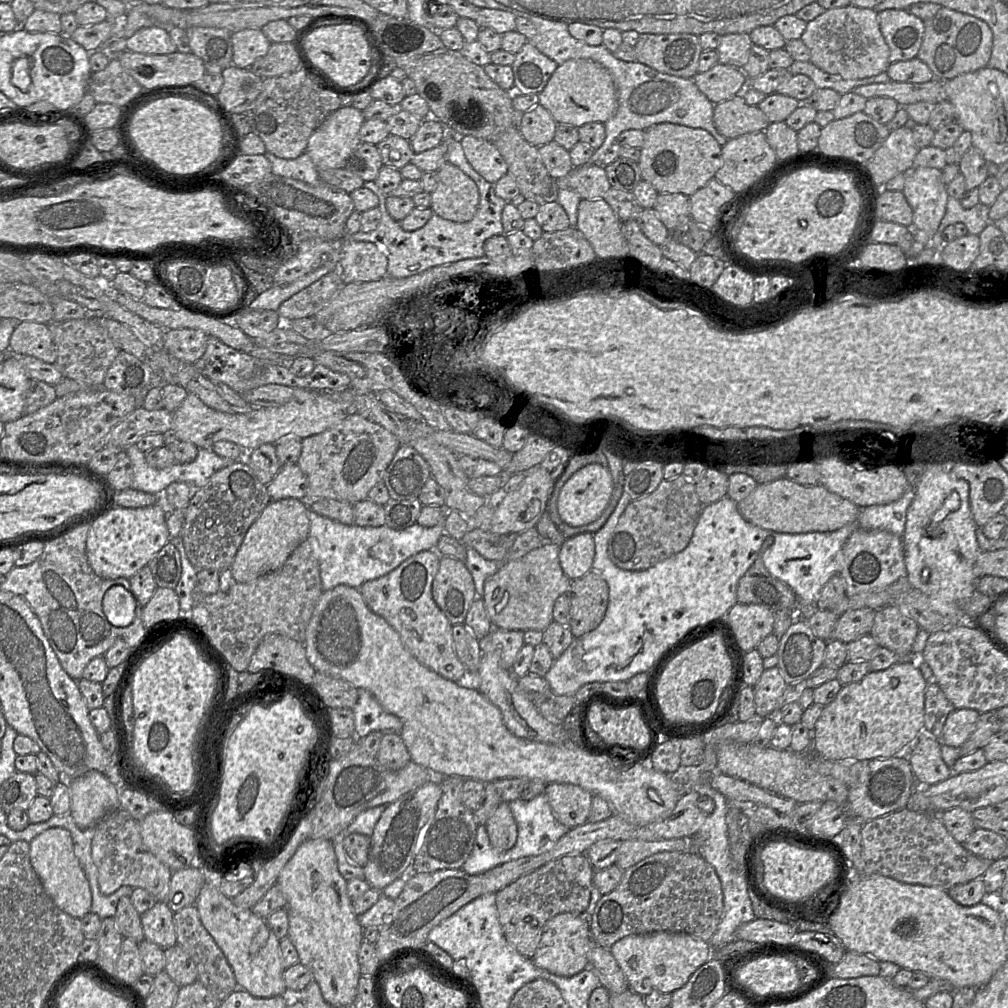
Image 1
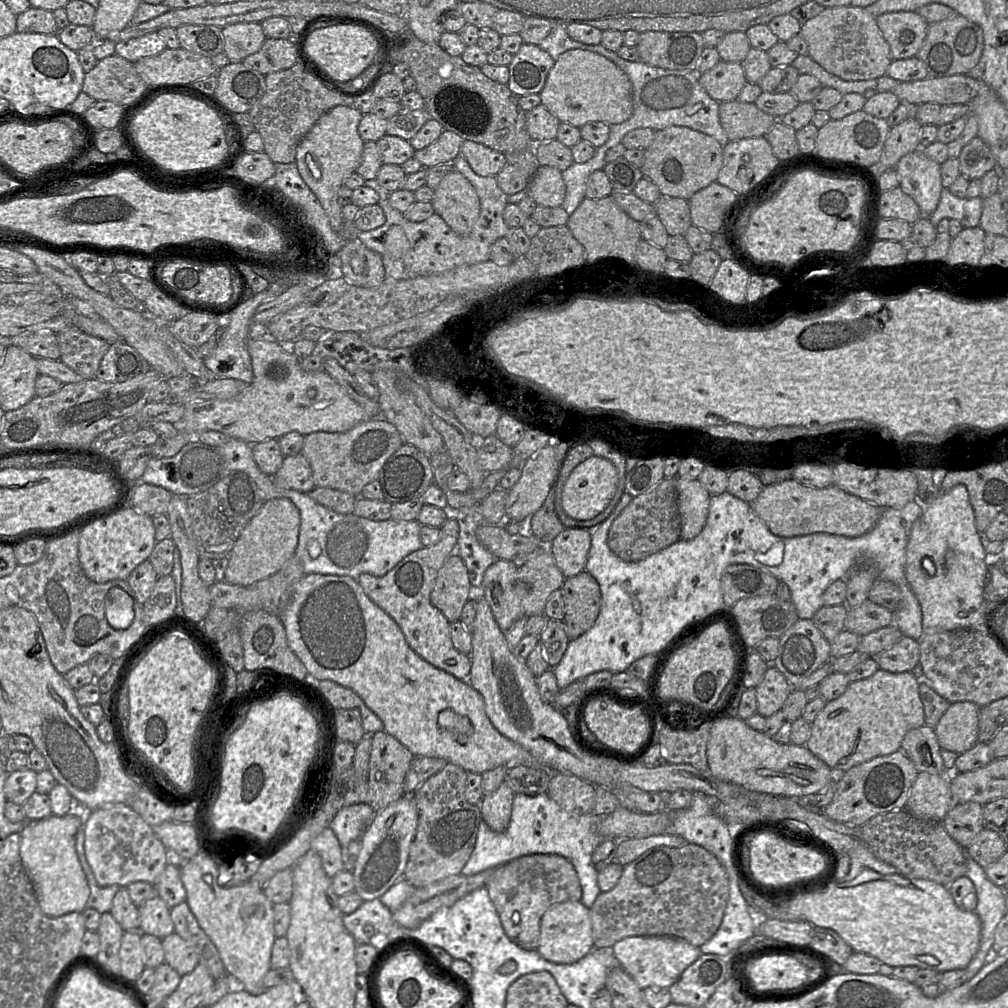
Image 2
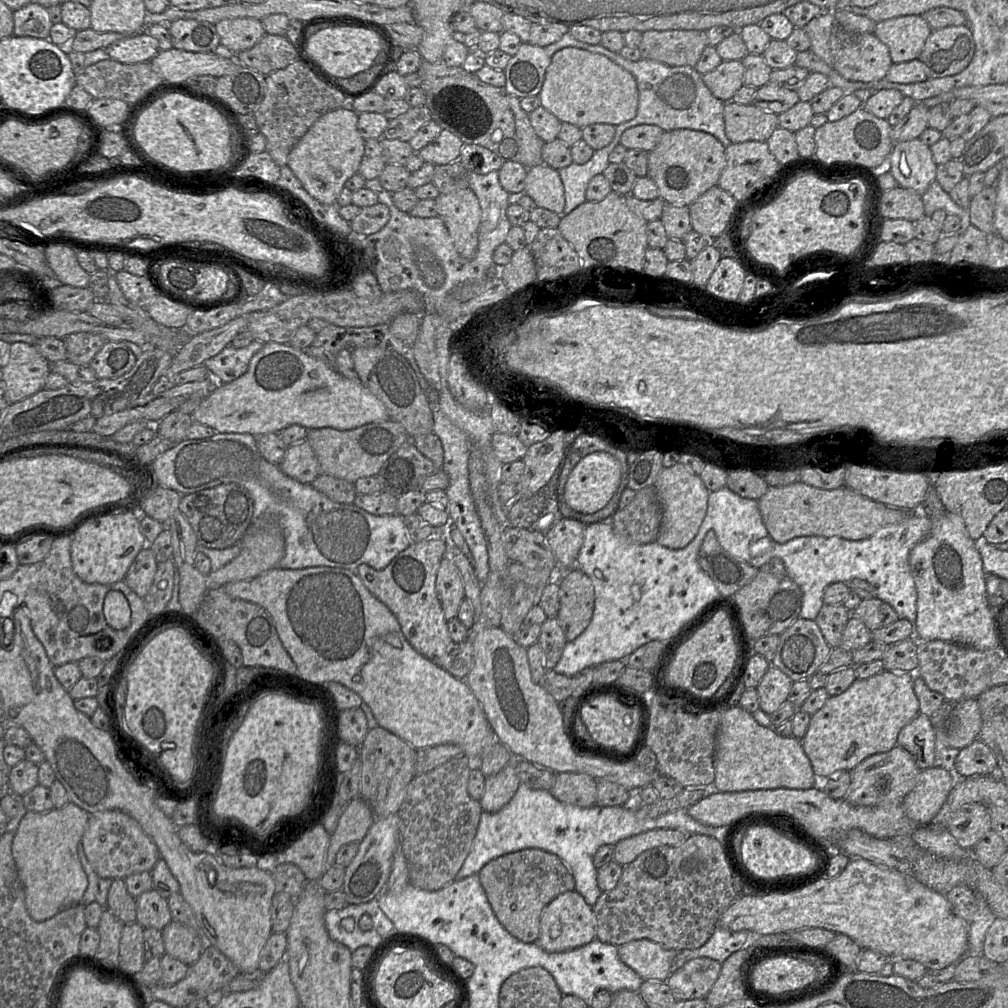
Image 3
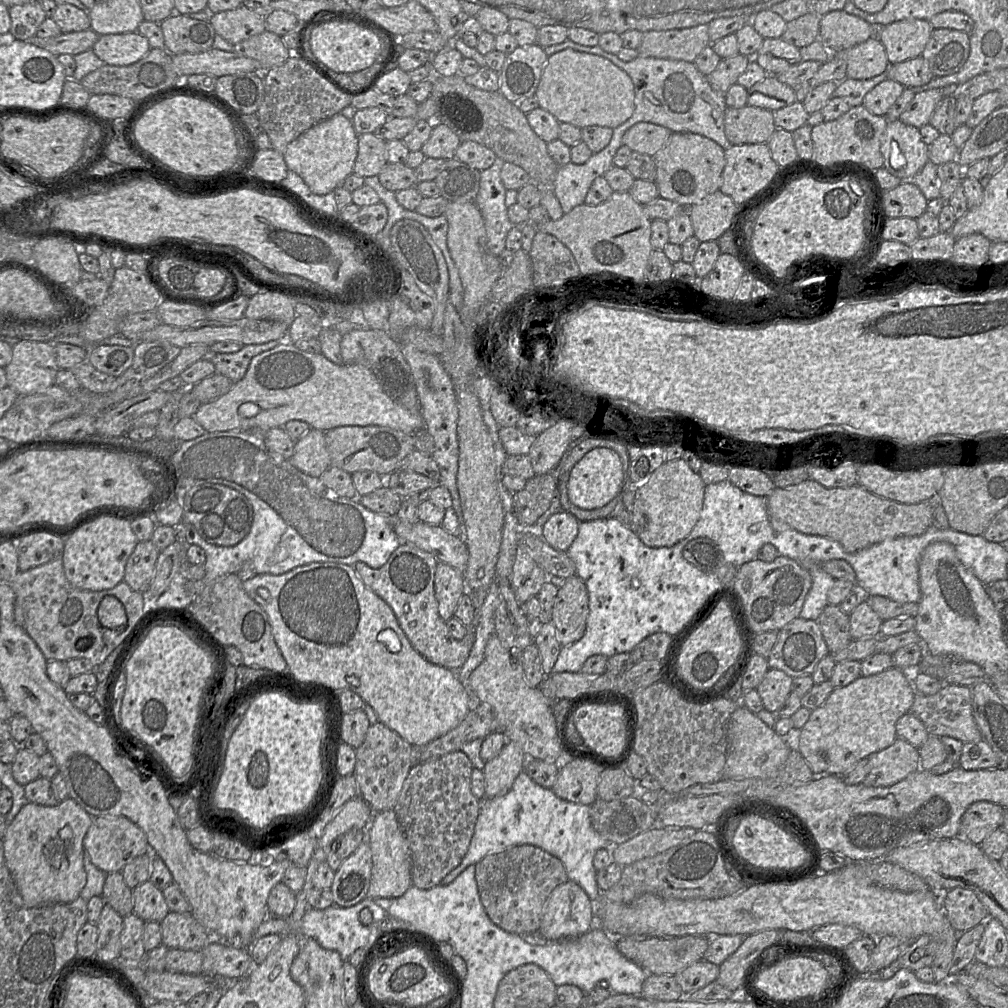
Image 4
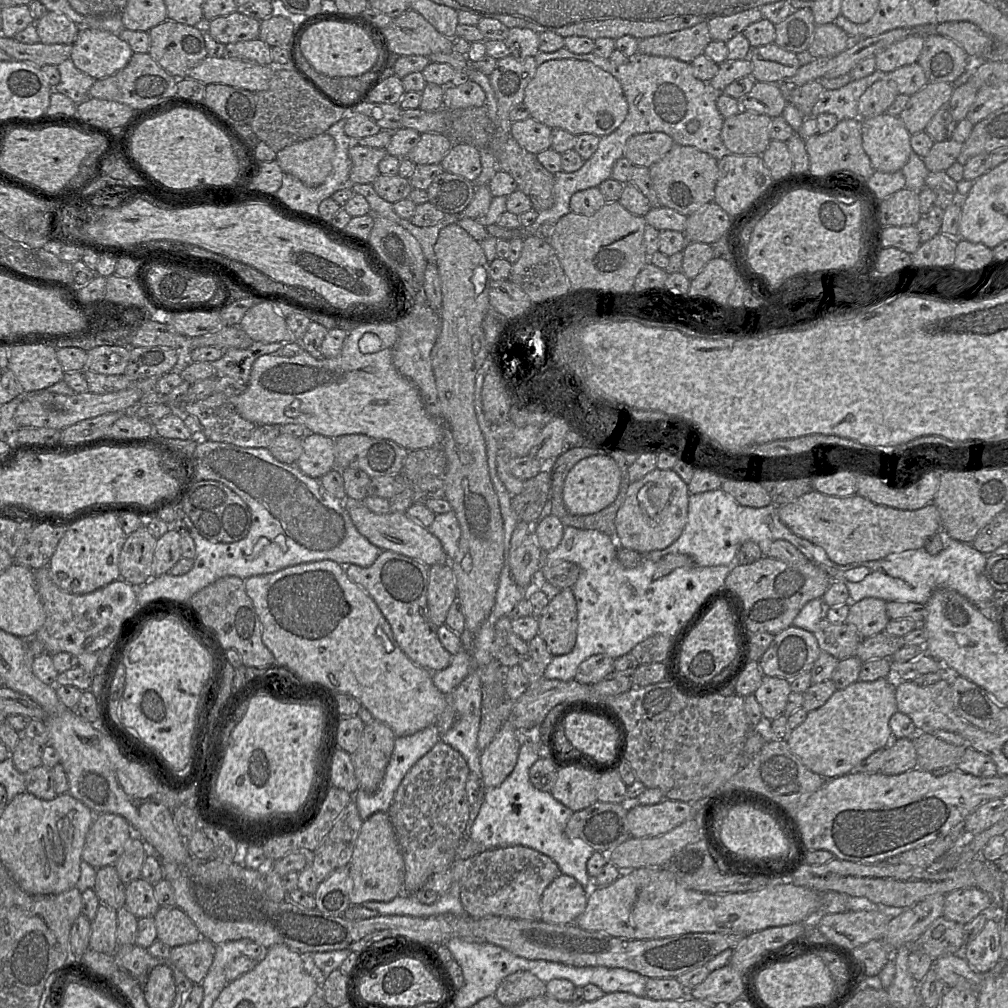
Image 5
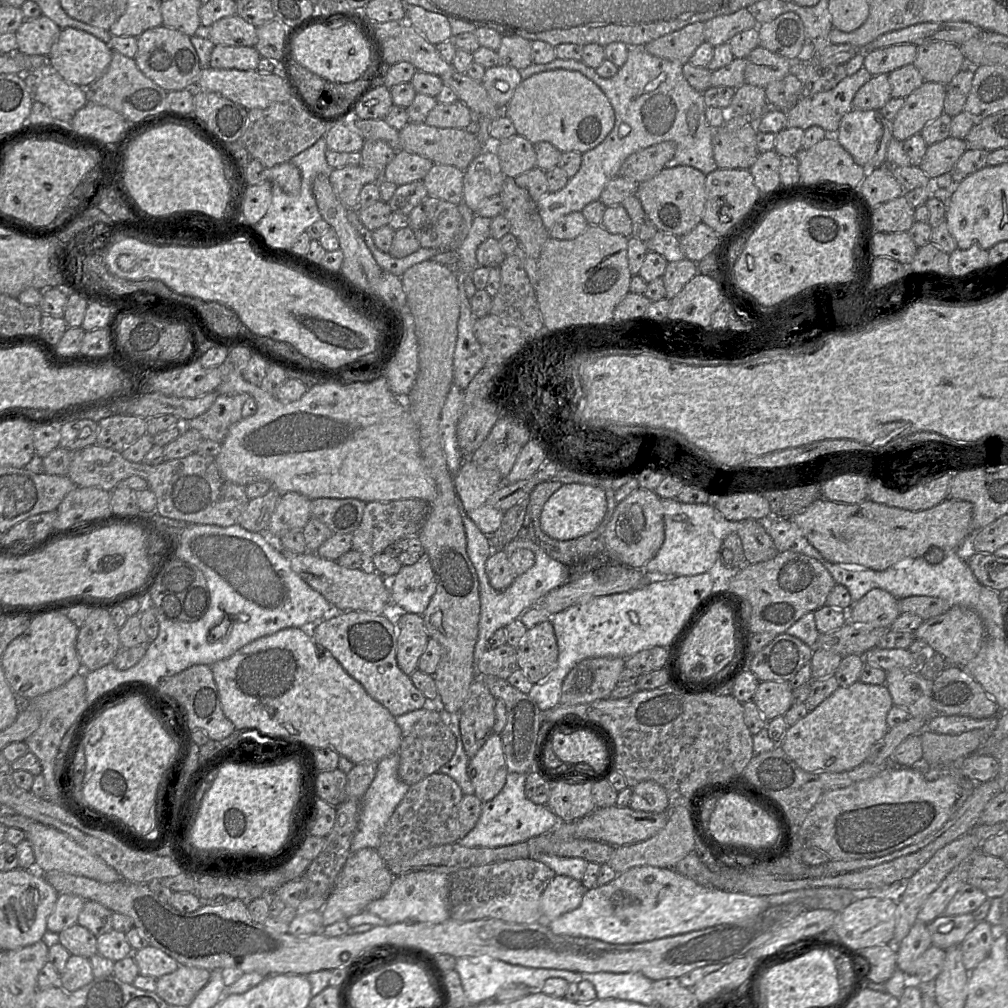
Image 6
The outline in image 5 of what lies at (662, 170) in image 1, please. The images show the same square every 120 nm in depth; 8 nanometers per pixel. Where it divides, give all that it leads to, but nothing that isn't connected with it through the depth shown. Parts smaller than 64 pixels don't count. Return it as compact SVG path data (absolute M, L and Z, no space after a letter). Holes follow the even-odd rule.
M673 143L672 148L648 169L660 206L688 216L714 201L717 160L705 152Z

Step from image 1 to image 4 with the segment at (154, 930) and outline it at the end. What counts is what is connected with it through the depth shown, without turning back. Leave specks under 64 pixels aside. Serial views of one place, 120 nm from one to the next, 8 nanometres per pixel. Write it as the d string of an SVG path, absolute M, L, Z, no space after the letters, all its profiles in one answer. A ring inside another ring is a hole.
M146 881L133 890L133 913L145 922L161 923L170 912L161 890Z

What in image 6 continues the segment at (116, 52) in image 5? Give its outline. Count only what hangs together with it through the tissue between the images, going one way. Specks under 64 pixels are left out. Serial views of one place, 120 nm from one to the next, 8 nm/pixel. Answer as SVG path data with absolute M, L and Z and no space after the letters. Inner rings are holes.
M64 28L48 55L48 63L65 81L86 88L105 72L111 58L112 50L107 43L84 31Z

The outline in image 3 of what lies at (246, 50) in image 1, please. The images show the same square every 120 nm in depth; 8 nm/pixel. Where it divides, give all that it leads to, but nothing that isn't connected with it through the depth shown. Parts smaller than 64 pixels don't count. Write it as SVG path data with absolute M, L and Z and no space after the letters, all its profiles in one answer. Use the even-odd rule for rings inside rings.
M254 18L224 19L215 28L220 44L234 54L251 49L266 34L261 20Z

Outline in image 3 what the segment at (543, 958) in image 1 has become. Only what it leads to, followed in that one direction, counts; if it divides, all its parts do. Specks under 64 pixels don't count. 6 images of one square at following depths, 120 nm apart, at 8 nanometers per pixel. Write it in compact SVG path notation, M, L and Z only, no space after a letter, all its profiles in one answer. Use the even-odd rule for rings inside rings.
M576 891L554 898L542 911L538 944L547 952L564 952L584 946L596 938L592 906Z

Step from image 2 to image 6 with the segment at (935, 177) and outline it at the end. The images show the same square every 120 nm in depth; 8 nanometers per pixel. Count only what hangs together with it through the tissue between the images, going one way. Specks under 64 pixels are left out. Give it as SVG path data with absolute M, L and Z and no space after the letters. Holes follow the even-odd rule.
M851 109L841 119L835 138L866 170L882 167L892 137L891 122L879 110Z

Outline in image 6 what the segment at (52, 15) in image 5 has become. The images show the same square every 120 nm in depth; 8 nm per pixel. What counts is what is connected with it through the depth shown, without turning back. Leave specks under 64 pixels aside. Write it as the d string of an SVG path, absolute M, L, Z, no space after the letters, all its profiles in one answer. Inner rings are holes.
M46 16L25 20L15 32L17 50L26 55L48 56L61 28Z

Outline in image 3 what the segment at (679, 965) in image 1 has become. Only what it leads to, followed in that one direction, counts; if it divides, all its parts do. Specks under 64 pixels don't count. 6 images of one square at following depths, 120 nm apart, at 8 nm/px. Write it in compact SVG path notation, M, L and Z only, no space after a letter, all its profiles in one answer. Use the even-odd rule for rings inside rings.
M648 939L633 940L618 946L620 959L644 981L667 981L676 969L678 952Z

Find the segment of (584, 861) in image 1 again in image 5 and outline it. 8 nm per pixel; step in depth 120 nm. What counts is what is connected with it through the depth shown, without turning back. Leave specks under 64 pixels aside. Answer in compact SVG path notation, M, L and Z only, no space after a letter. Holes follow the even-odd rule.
M508 846L482 851L463 860L460 901L472 918L498 916L540 921L540 899L546 887L562 873L548 856L525 846Z

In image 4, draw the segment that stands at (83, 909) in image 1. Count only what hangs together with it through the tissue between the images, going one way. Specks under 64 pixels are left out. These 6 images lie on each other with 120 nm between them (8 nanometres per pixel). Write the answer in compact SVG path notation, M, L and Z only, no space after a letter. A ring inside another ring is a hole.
M67 798L53 807L28 802L5 830L4 860L24 904L36 908L70 903L86 884L83 840L93 817Z

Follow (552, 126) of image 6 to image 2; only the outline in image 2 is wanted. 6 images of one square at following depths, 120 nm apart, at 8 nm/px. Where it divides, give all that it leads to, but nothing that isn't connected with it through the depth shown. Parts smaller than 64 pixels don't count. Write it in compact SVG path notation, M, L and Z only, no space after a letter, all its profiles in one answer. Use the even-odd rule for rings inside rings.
M582 49L563 52L550 70L540 95L540 105L560 122L580 128L588 122L616 125L633 114L632 83L627 74L601 54Z

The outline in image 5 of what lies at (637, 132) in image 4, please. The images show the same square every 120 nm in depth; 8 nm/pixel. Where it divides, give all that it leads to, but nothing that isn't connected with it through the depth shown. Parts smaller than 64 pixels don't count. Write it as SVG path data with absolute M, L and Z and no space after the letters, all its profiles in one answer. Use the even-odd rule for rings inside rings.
M662 132L636 134L627 140L623 157L634 166L649 168L672 148L673 143L672 138Z

